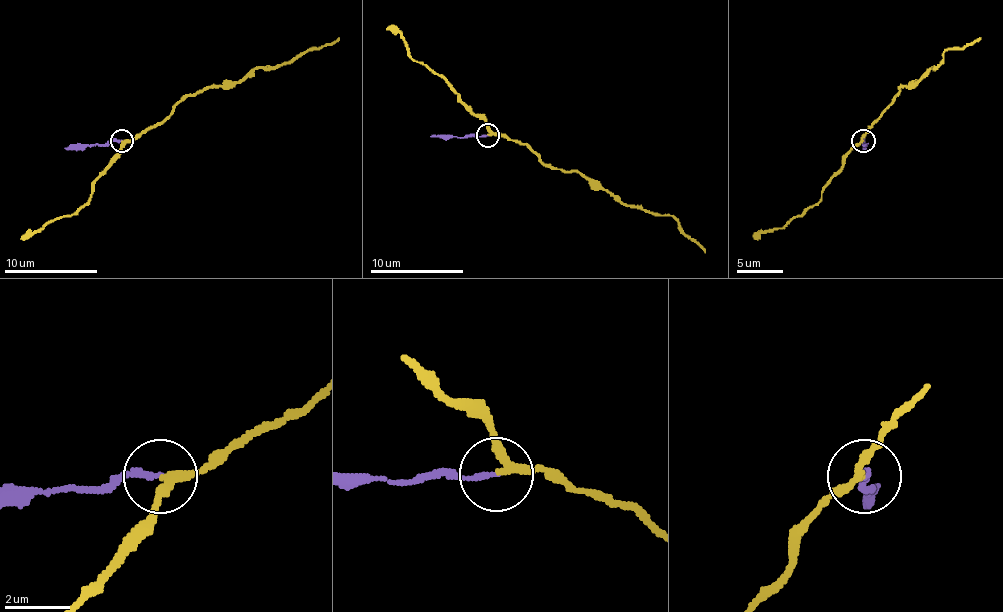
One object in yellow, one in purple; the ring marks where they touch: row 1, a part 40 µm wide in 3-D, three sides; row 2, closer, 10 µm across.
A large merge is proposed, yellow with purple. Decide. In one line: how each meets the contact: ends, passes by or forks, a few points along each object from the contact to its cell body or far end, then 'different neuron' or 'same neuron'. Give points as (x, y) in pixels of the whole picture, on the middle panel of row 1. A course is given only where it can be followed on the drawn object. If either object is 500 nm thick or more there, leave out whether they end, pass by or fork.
yellow passes by; purple ends; course yellow (487, 134), (503, 134), (524, 144), (554, 169), (584, 174), (624, 204), (670, 216), (705, 253); course purple (487, 134), (431, 134); different neuron

